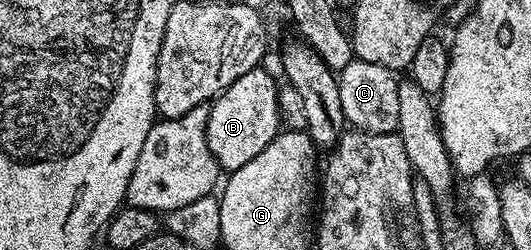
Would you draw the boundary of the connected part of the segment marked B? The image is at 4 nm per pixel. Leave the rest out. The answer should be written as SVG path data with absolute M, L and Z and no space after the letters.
M265 67L252 69L247 75L239 75L239 79L235 79L235 83L231 83L231 87L224 89L209 105L207 147L211 147L211 155L215 155L222 170L238 169L243 163L251 163L251 159L255 159L255 155L277 137L280 121L276 79Z

